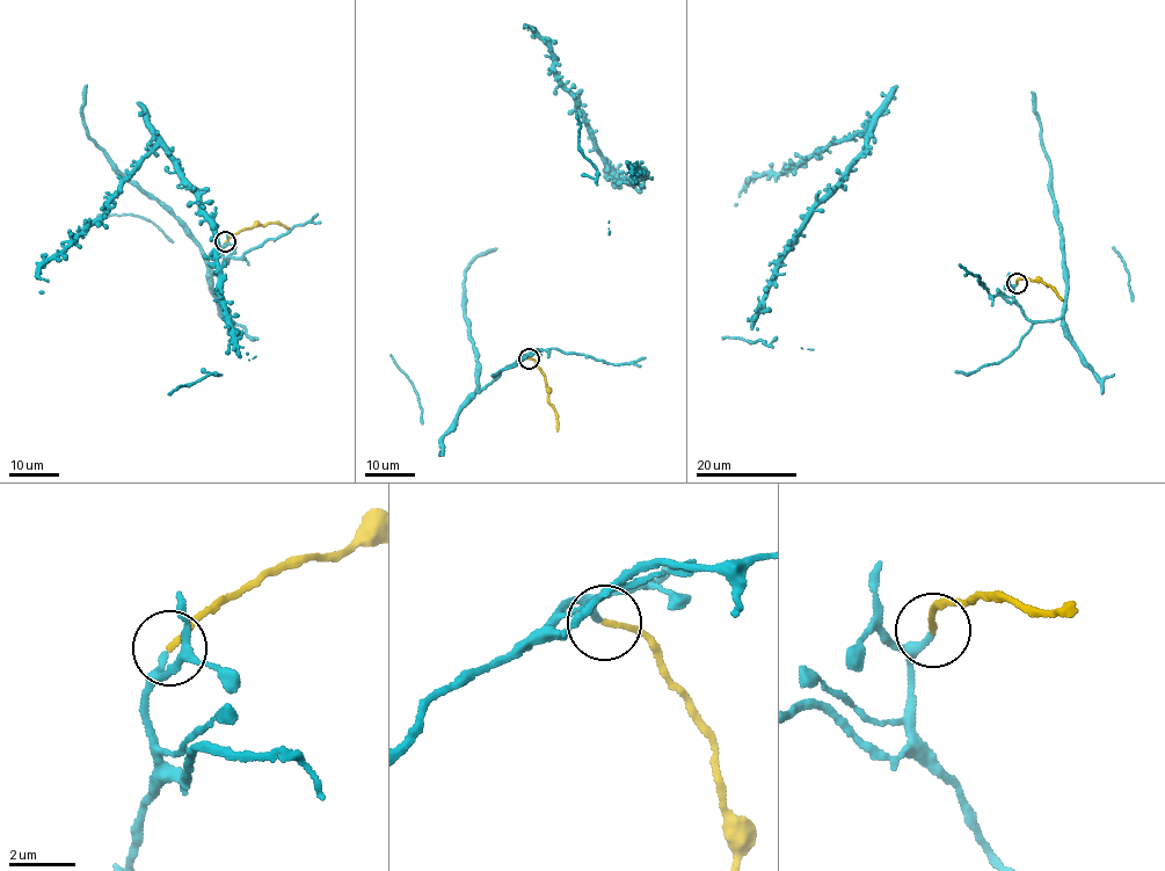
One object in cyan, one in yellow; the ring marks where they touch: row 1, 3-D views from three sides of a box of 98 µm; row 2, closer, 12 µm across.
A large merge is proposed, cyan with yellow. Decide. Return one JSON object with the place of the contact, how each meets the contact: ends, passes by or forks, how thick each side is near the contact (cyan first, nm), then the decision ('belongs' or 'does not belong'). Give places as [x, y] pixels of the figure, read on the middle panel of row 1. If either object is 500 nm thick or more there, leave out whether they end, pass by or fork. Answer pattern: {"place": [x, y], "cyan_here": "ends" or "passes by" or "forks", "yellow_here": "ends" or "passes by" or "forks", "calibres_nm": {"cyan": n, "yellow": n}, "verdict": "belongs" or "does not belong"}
{"place": [529, 358], "cyan_here": "passes by", "yellow_here": "ends", "calibres_nm": {"cyan": 180, "yellow": 170}, "verdict": "belongs"}

